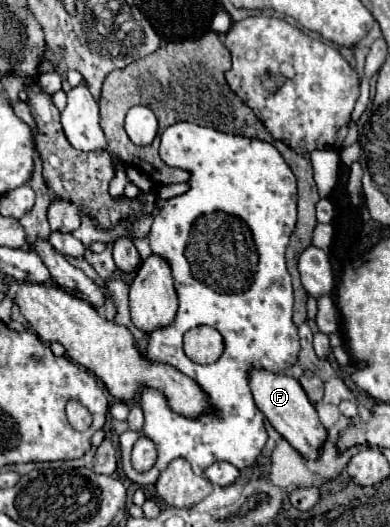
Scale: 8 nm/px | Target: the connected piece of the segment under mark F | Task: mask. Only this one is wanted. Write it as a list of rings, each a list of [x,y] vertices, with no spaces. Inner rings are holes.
[[[251,369],[249,387],[251,387],[257,409],[269,419],[273,429],[277,433],[281,433],[281,437],[285,437],[301,455],[305,455],[309,459],[317,459],[319,447],[323,445],[327,431],[319,423],[315,405],[309,401],[309,397],[301,389],[299,381],[293,377],[287,377],[285,373],[271,373],[267,369]]]

